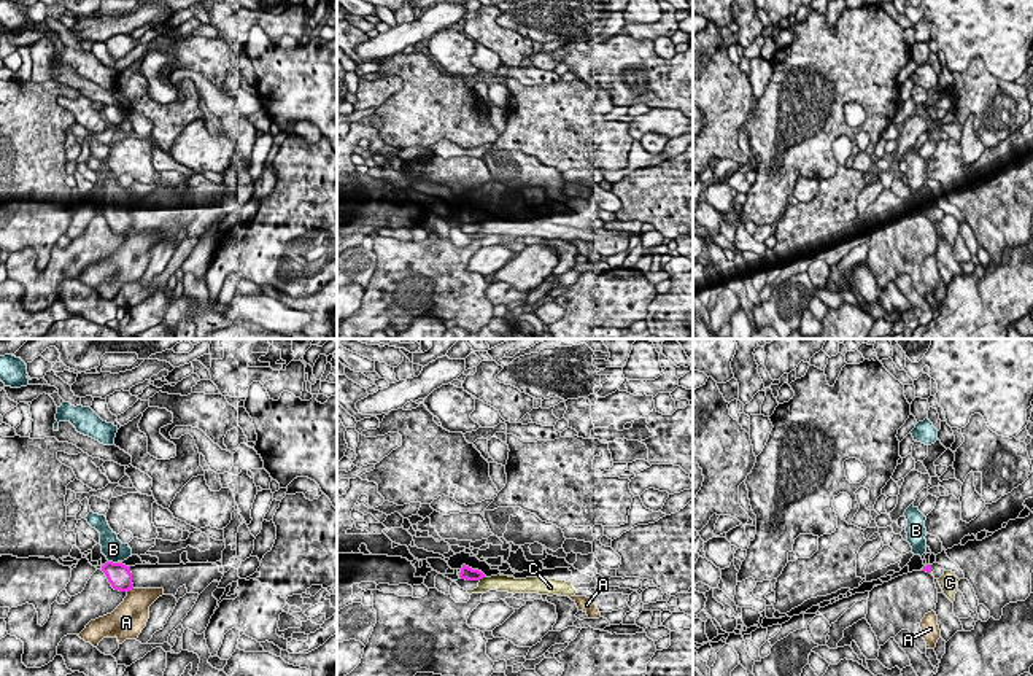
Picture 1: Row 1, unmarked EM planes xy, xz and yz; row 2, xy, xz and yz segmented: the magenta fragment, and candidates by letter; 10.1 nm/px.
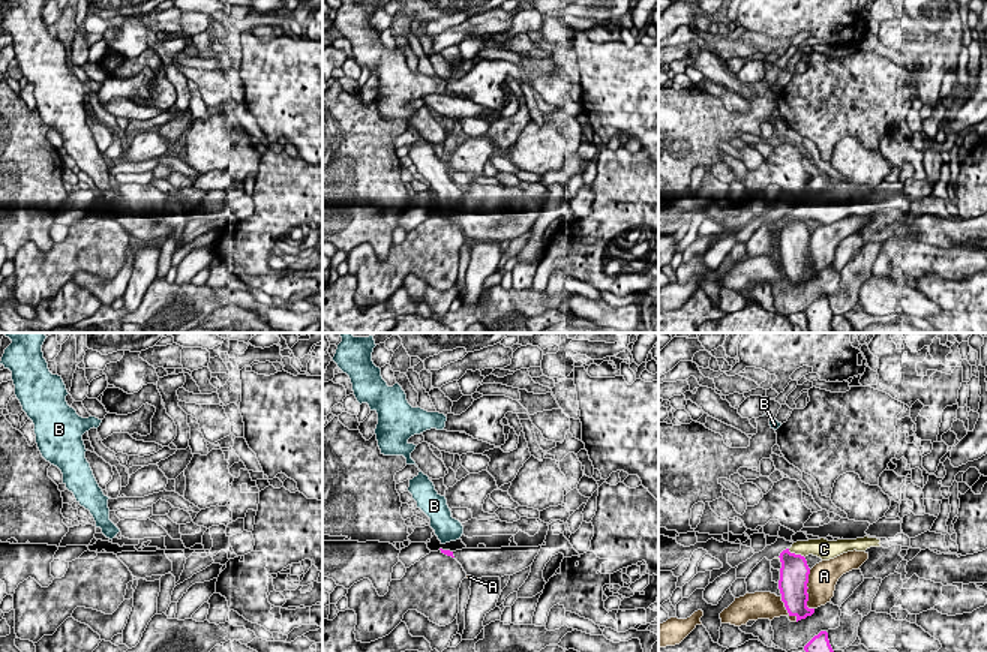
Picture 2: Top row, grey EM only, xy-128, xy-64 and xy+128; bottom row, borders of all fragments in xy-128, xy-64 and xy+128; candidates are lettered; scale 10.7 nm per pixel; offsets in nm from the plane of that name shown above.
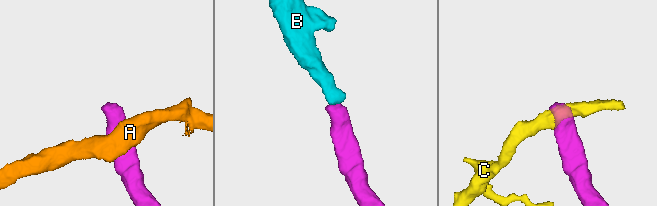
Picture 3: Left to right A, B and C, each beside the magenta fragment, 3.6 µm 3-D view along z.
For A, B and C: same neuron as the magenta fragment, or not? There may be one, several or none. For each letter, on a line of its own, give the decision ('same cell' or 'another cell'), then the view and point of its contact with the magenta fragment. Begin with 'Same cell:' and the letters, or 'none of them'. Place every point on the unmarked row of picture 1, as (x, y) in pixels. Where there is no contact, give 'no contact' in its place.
Same cell: B
A: another cell; contact xy (129, 233)
B: same cell; contact xy (112, 205)
C: another cell; contact xz (480, 221)

